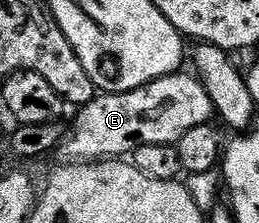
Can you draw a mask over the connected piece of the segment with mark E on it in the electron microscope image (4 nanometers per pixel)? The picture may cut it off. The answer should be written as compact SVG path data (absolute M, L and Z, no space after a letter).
M185 70L168 72L165 76L155 78L143 86L135 86L126 92L101 92L94 95L91 102L76 109L77 117L71 121L71 134L66 135L59 145L59 152L65 155L62 157L69 162L97 162L102 158L121 158L144 144L176 145L177 140L183 138L183 133L191 130L191 126L210 123L215 112L211 98L196 75L188 74Z

